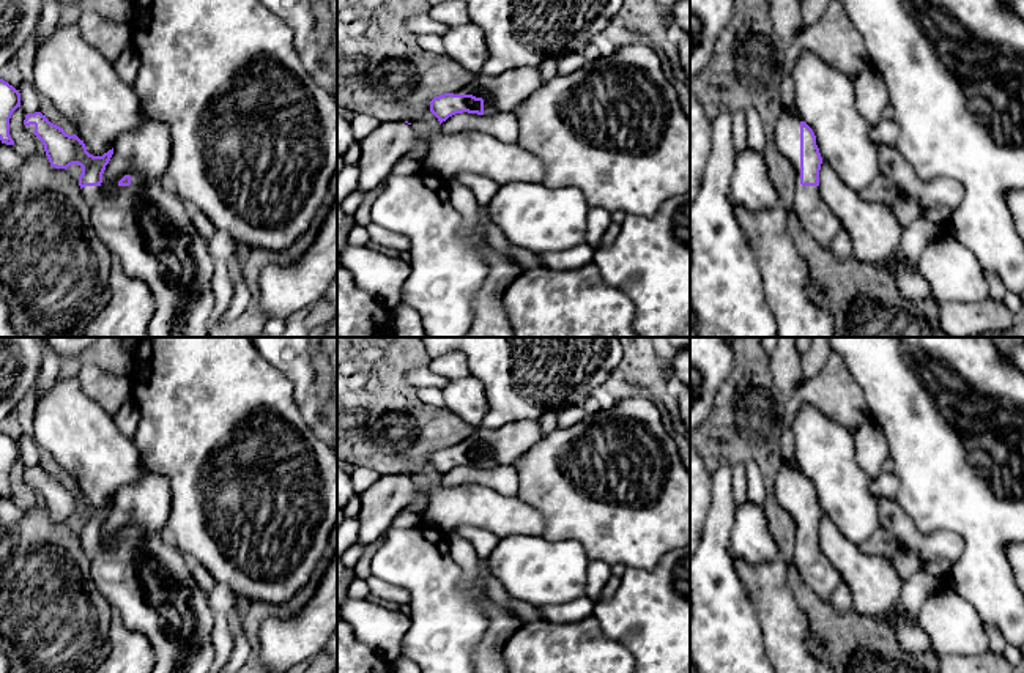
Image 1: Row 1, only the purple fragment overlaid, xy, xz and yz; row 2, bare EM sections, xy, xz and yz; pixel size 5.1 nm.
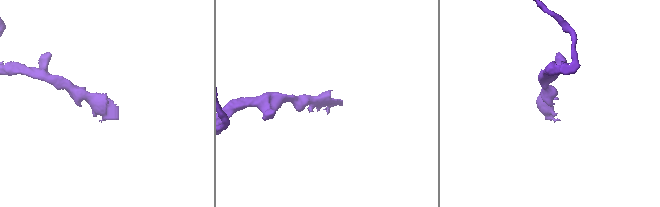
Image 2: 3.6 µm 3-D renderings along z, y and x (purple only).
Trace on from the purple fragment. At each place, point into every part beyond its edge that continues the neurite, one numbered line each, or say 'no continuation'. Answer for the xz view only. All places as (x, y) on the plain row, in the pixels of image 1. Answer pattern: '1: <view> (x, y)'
1: xz (506, 445)

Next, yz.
1: yz (815, 569)

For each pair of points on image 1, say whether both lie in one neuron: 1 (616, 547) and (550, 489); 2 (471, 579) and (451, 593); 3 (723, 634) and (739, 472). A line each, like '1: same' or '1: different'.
1: same
2: different
3: different

